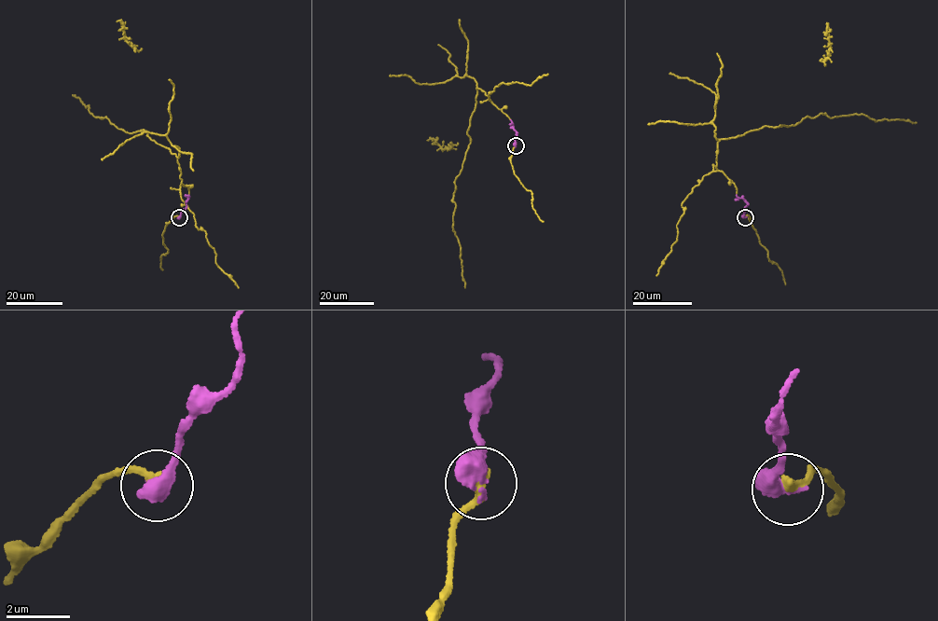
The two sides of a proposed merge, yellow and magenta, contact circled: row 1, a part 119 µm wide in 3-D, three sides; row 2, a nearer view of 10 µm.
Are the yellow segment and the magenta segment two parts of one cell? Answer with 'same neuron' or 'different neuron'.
same neuron

